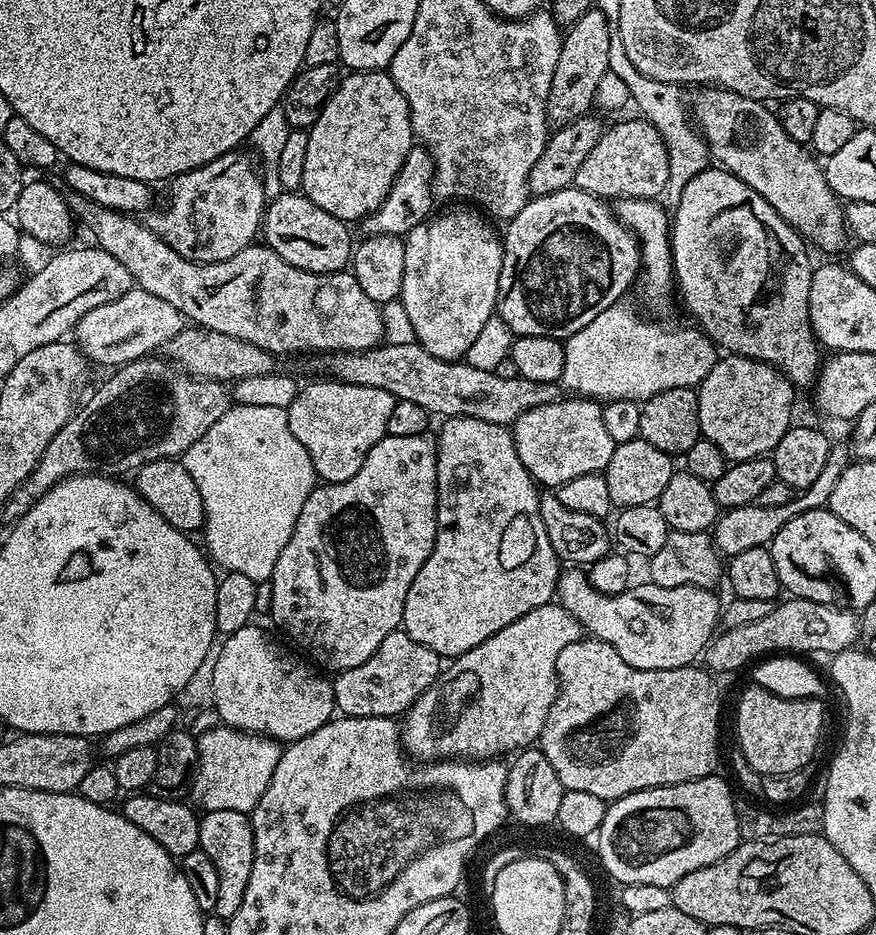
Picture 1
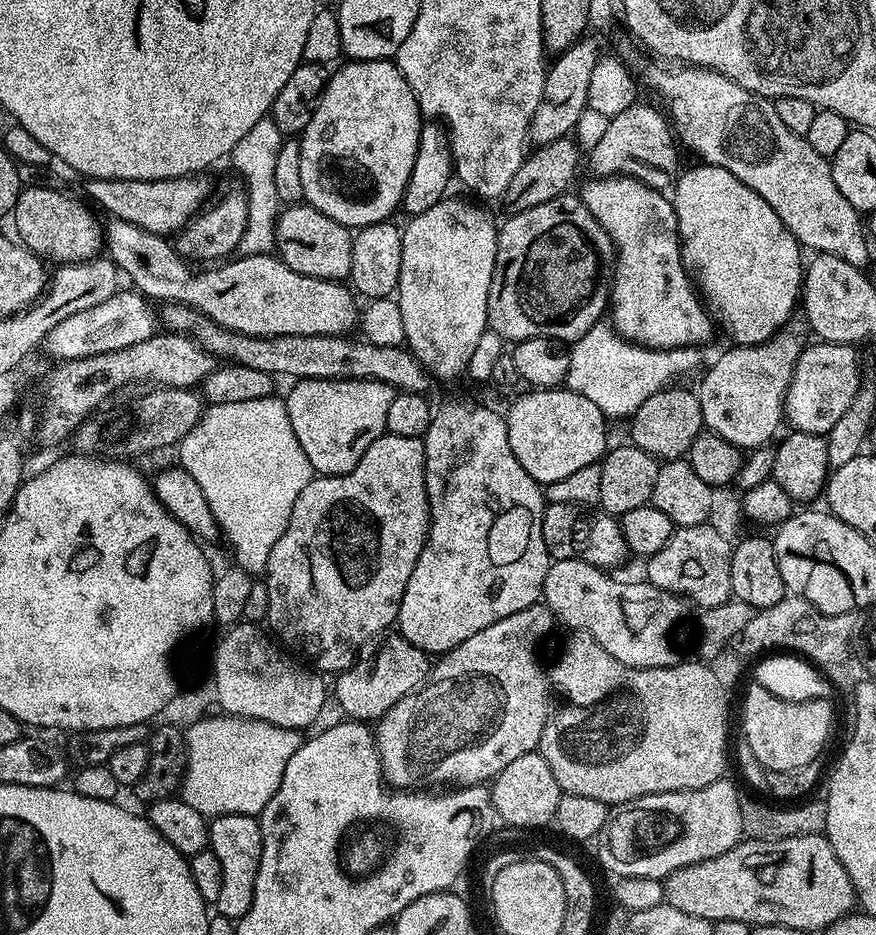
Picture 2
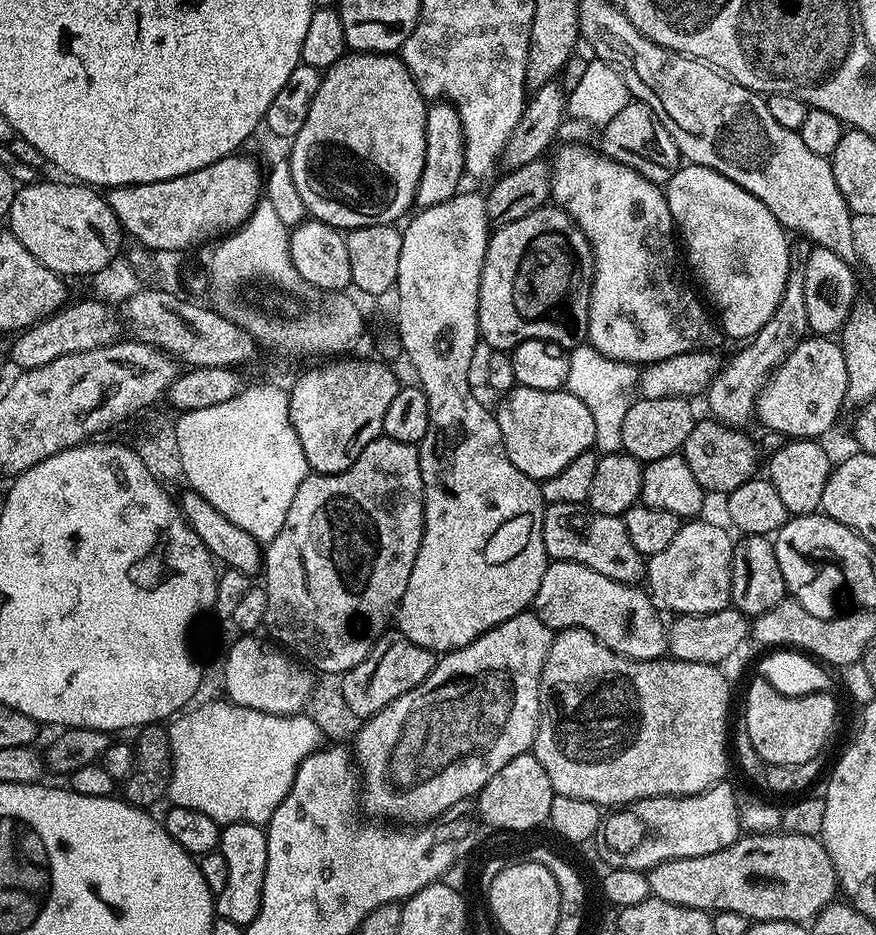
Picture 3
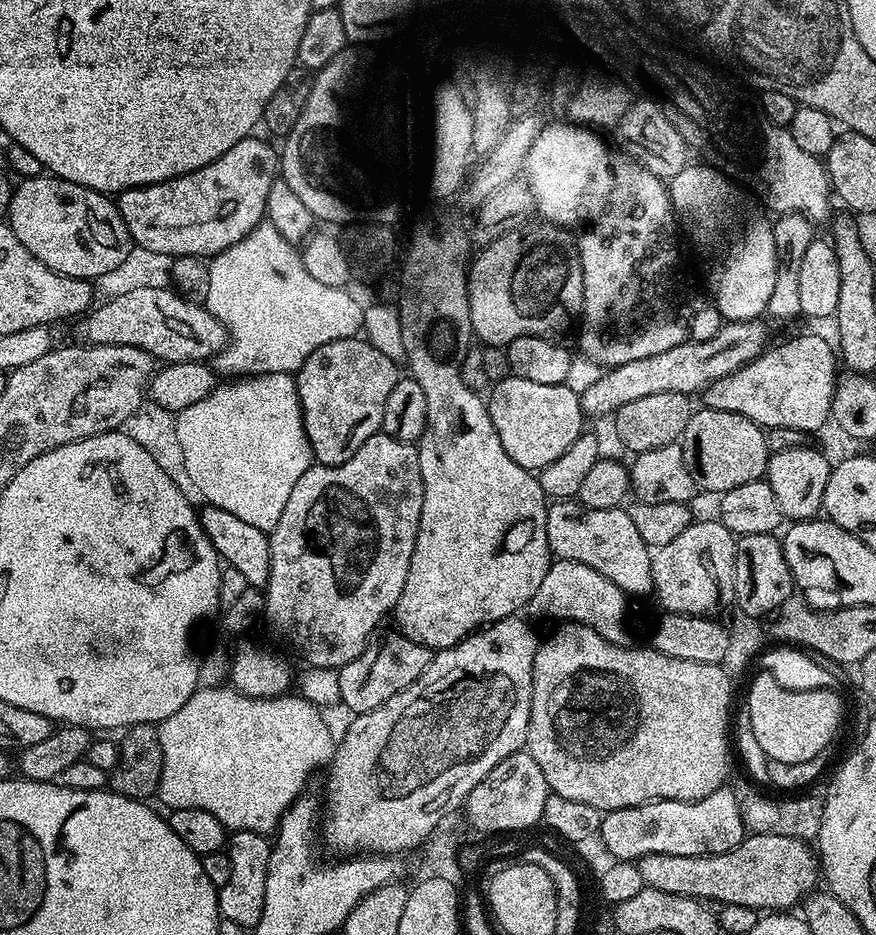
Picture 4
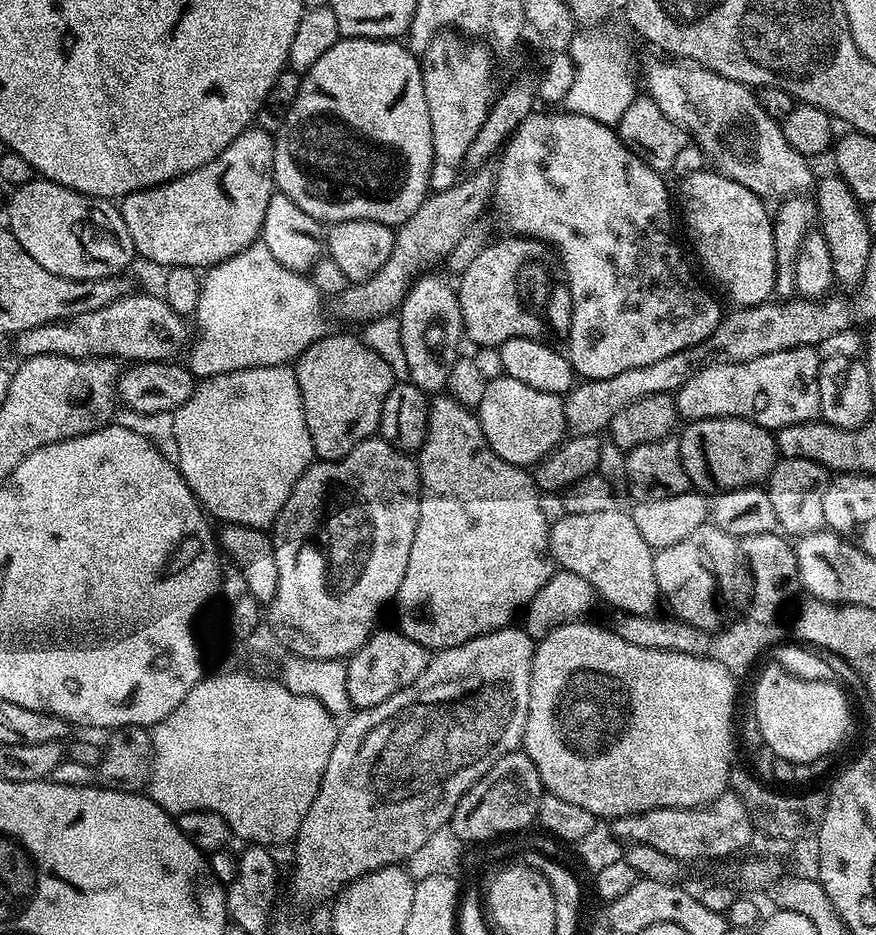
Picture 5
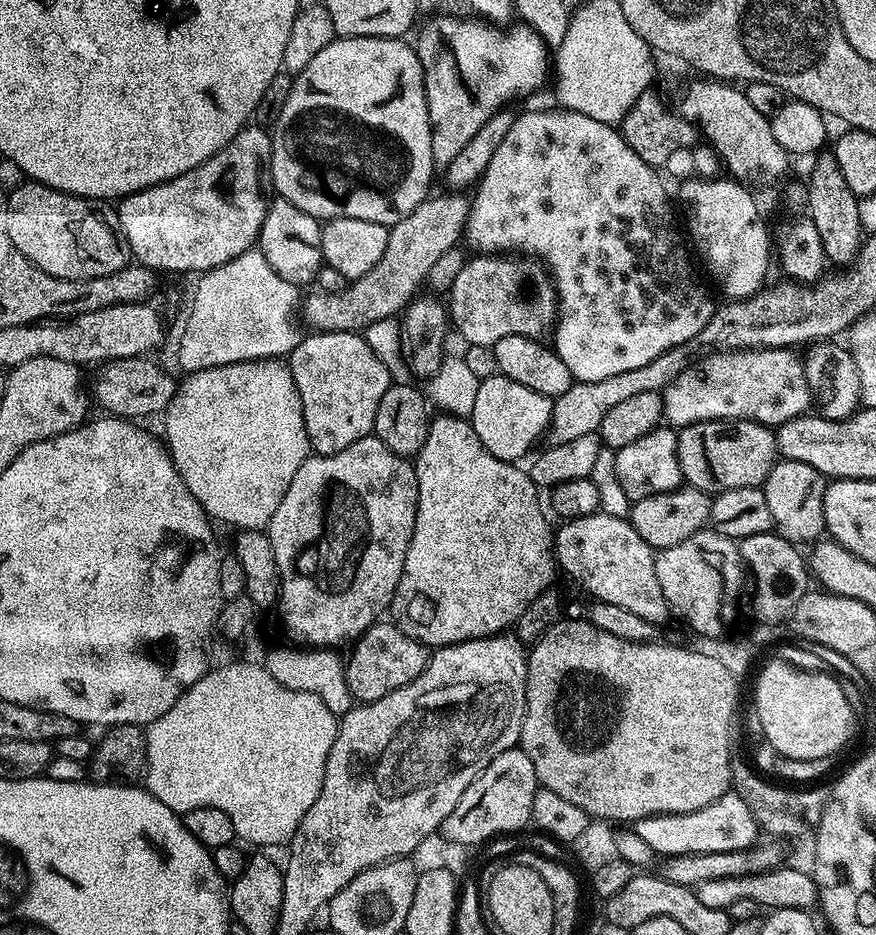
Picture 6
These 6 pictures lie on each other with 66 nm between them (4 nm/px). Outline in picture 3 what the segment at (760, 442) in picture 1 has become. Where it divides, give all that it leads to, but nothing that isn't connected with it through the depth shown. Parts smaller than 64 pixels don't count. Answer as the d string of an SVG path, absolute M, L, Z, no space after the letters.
M796 238L790 244L790 270L786 278L786 290L782 294L782 302L774 310L770 322L758 330L756 336L751 337L732 356L732 361L725 363L719 374L712 379L706 393L708 408L713 417L722 424L730 424L733 428L743 429L744 424L754 420L756 416L756 398L764 386L764 381L793 352L803 340L808 339L810 329L806 318L806 290L804 289L804 263L812 253L811 240Z

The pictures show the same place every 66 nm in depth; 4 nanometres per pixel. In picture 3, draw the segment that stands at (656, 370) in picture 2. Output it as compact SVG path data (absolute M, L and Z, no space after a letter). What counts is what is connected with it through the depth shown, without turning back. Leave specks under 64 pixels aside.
M587 342L571 349L570 355L572 361L566 388L582 402L586 402L586 406L594 414L595 447L604 454L621 451L622 420L634 401L632 395L628 395L631 394L632 388L634 392L638 384L637 365L628 364L624 360L614 360Z

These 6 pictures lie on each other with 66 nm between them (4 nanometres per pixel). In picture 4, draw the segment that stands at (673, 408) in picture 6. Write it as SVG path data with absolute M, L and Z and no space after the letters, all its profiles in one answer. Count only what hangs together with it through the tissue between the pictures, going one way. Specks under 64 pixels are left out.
M796 336L785 344L769 347L758 357L742 366L732 375L722 378L718 382L709 384L703 393L703 403L709 408L716 408L719 412L737 412L753 420L765 430L773 428L789 428L798 430L801 434L816 432L824 423L829 423L832 414L832 399L836 393L838 379L838 356L820 336Z

